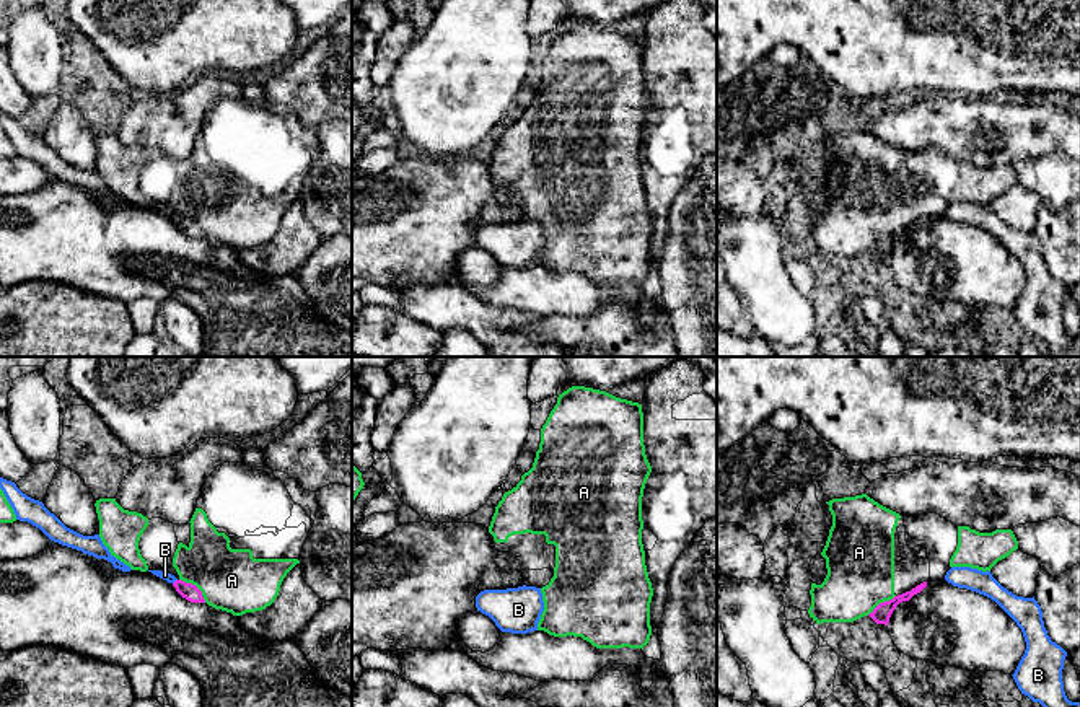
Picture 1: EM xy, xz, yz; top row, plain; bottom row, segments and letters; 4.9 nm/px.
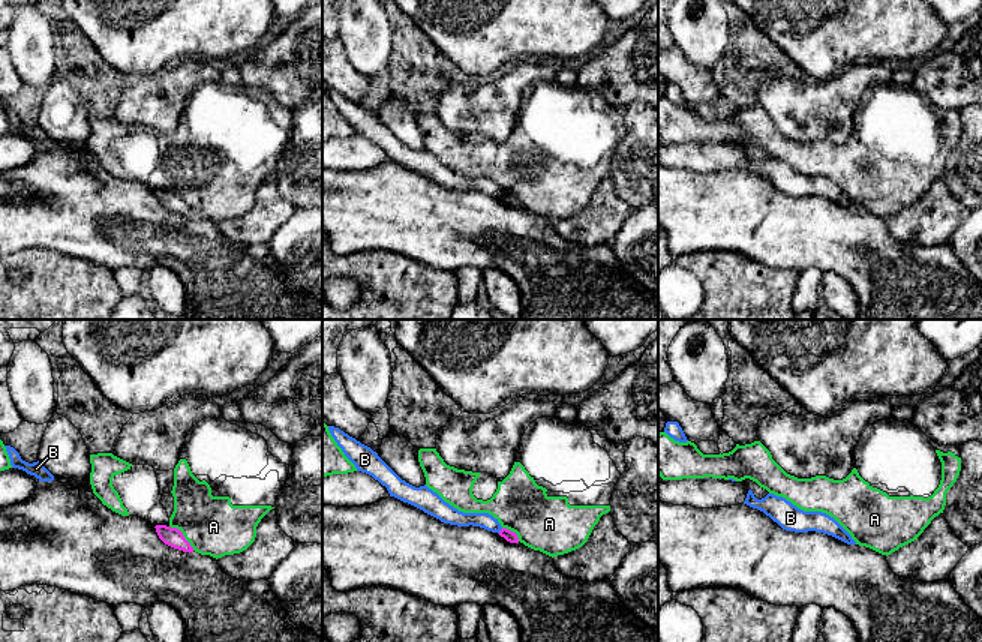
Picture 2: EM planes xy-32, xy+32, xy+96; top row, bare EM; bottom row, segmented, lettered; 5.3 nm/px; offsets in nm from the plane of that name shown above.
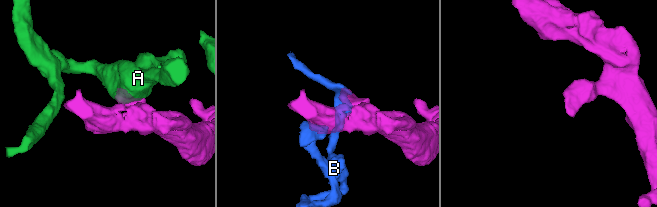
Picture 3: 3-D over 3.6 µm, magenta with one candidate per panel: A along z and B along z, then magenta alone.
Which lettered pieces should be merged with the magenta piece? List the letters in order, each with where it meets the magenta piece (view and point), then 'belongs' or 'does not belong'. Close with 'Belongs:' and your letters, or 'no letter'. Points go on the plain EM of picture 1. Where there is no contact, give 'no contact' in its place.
A: xy (196, 222) | does not belong
B: xy (175, 217) | does not belong
Belongs: no letter

